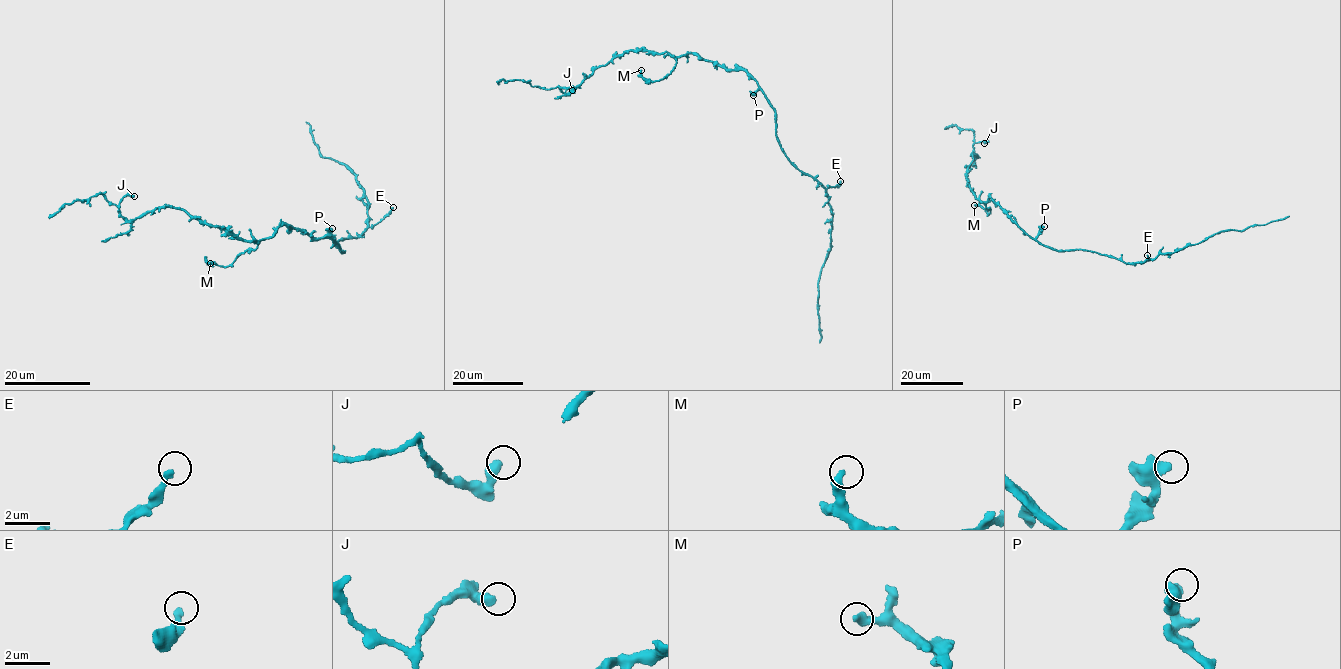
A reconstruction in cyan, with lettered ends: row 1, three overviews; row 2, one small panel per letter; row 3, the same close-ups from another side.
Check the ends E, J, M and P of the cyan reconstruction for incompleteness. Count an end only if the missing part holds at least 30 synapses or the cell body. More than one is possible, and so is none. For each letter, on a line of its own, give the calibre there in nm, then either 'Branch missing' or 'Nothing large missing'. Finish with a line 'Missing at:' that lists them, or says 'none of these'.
E: Thickness 240 nm. Nothing large missing
J: Thickness 480 nm. Nothing large missing
M: Thickness 400 nm. Nothing large missing
P: Thickness 460 nm. Nothing large missing
Missing at: none of these

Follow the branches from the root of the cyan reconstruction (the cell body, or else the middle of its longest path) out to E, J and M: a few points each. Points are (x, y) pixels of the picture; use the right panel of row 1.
E: (1033, 239), (1057, 250), (1084, 249), (1134, 264), (1145, 262), (1147, 255)
J: (1033, 239), (990, 198), (978, 200), (970, 189), (965, 175), (972, 156), (977, 157), (973, 145), (984, 143)
M: (1033, 239), (990, 198), (984, 202), (990, 209), (988, 215), (979, 205), (974, 205)

